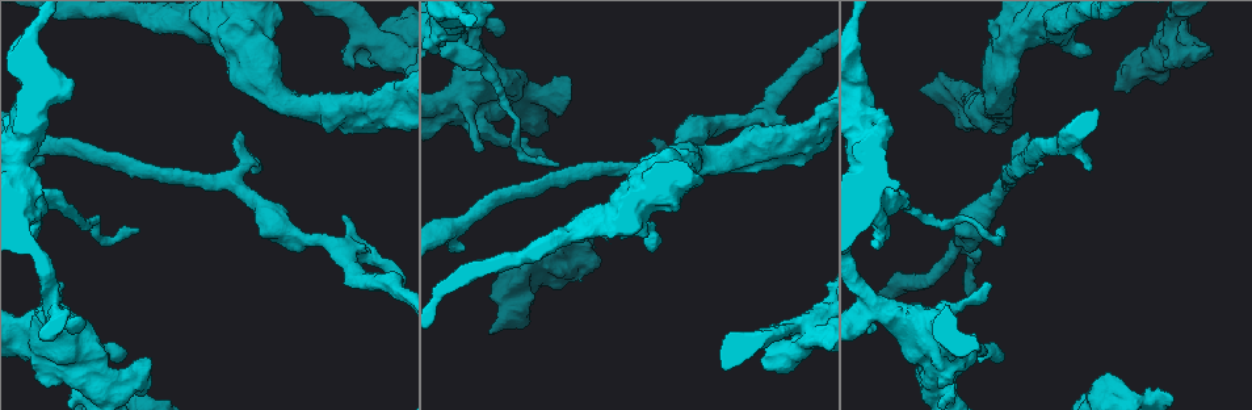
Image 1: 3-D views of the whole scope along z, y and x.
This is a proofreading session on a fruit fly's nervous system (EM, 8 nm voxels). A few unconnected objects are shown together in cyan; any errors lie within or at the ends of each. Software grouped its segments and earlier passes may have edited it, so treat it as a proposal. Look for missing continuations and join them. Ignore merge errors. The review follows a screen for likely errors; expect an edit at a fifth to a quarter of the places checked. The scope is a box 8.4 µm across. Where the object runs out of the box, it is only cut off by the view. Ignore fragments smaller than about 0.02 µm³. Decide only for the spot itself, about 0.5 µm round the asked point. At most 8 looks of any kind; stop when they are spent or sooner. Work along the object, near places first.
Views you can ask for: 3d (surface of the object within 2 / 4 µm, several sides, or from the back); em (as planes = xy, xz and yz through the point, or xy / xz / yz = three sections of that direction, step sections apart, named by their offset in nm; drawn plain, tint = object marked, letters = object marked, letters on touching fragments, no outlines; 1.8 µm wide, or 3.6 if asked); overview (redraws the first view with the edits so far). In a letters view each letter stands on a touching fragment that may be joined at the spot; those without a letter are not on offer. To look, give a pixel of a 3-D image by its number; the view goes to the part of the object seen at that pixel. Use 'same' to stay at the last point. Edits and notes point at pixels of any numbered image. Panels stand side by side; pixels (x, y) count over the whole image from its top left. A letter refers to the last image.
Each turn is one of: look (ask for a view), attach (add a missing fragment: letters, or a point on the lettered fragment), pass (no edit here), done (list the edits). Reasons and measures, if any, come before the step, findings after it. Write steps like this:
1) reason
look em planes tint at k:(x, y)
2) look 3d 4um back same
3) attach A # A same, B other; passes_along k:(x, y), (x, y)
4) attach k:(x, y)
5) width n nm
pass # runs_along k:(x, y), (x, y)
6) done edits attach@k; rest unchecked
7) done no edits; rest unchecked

thick end
look 3d 4um at 1:(491, 330)

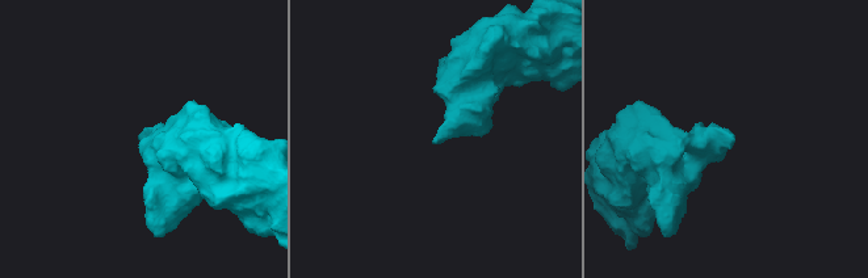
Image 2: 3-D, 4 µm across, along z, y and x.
need the tissue
look em planes letters at 2:(437, 140)

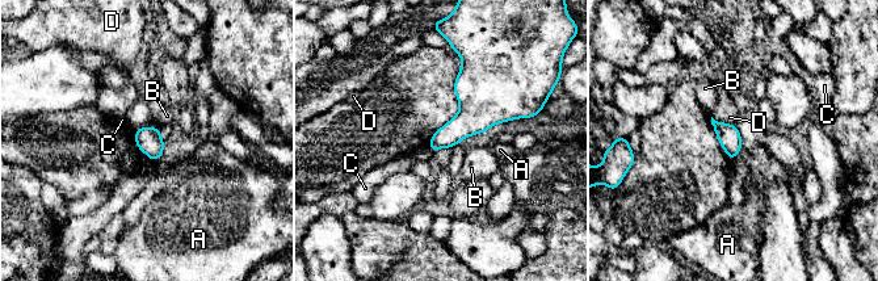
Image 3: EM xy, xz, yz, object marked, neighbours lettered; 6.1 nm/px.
pass # A other, B other, C other, D other; border 3:(428, 147), (433, 151); none of them fits

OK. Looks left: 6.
an open end
look 3d 2um at 1:(126, 354)

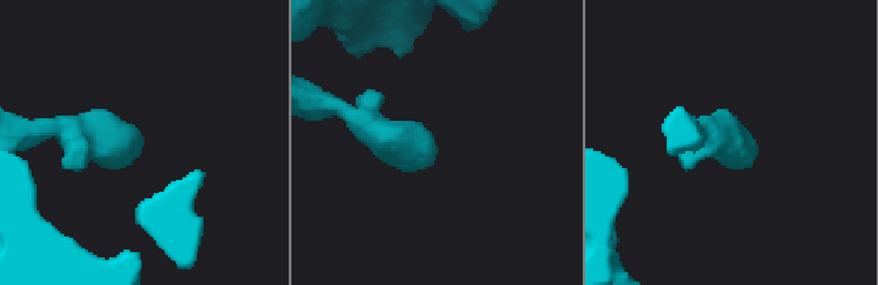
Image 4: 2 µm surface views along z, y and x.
look em planes letters at 4:(741, 153)

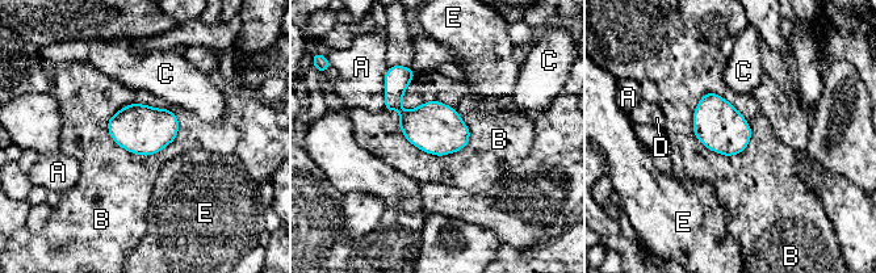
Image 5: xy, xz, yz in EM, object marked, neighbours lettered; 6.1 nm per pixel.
pass # A other, B other, C other, D other, E other; border 5:(414, 74), (465, 147); none of them fits

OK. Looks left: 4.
thick turns thin
look 3d 4um at 1:(1059, 35)

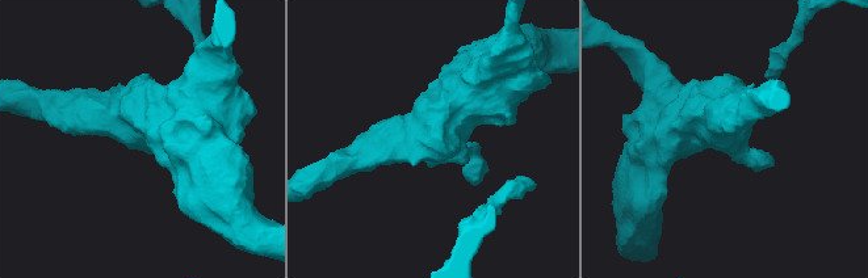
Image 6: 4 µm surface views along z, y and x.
look em 3.6um planes letters at 6:(733, 142)

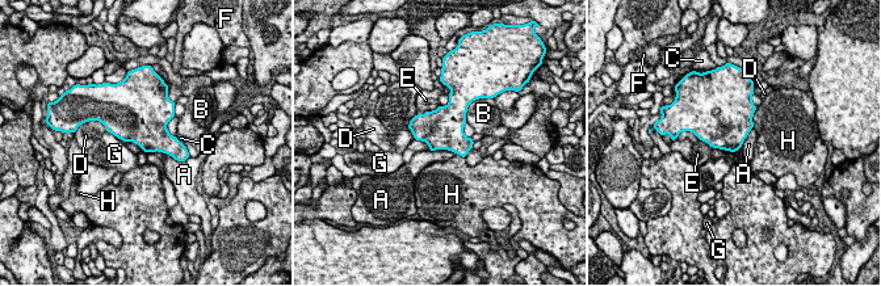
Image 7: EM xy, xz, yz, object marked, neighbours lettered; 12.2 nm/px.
pass # A other, B other, C other, D other, E other, F other, G other, H other; border 7:(428, 150), (451, 150), (454, 154); no lettered fragment goes on from it

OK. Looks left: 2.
done no edits; rest unchecked

